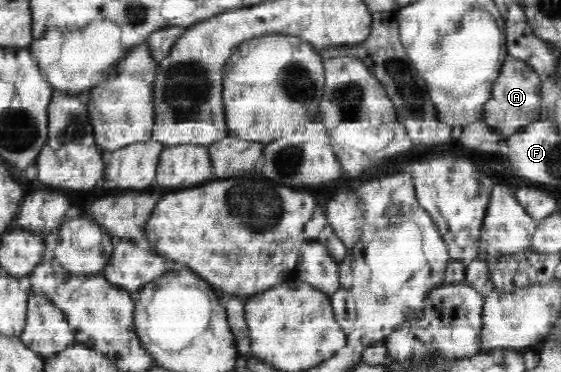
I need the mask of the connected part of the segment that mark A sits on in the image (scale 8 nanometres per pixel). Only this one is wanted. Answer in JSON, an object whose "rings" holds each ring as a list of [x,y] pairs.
{"rings":[[[512,55],[507,56],[495,80],[491,99],[485,104],[483,119],[501,135],[517,133],[521,127],[537,120],[541,113],[541,98],[545,97],[542,82],[542,78],[531,63]]]}

